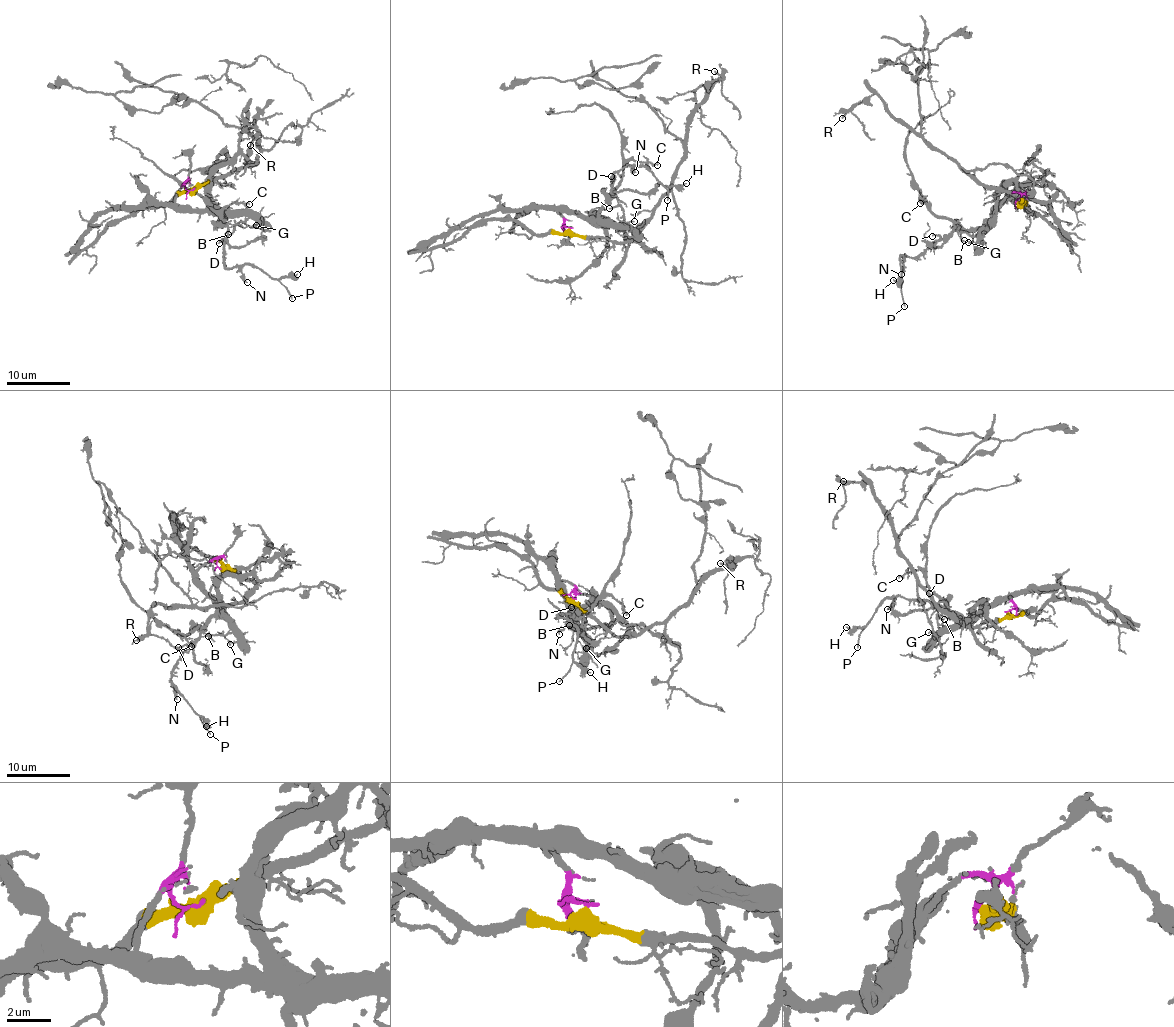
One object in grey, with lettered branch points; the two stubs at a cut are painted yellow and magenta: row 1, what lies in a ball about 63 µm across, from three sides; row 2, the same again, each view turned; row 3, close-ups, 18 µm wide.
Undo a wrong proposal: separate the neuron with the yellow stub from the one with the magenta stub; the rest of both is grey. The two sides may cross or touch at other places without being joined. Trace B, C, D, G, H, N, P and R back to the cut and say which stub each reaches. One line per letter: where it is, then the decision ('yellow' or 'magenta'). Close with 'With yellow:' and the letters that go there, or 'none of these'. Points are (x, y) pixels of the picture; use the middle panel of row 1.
B: at (609, 208); magenta
C: at (657, 165); magenta
D: at (611, 176); magenta
G: at (634, 221); magenta
H: at (686, 183); magenta
N: at (635, 172); magenta
P: at (667, 200); magenta
R: at (714, 71); yellow
With yellow: R

